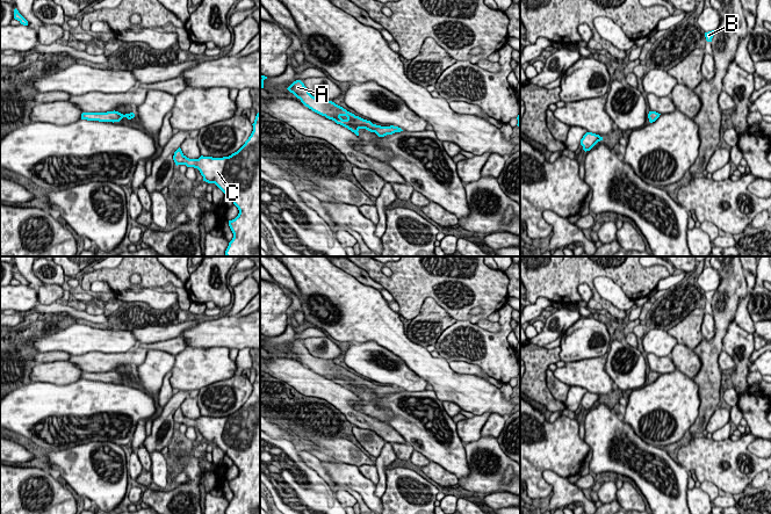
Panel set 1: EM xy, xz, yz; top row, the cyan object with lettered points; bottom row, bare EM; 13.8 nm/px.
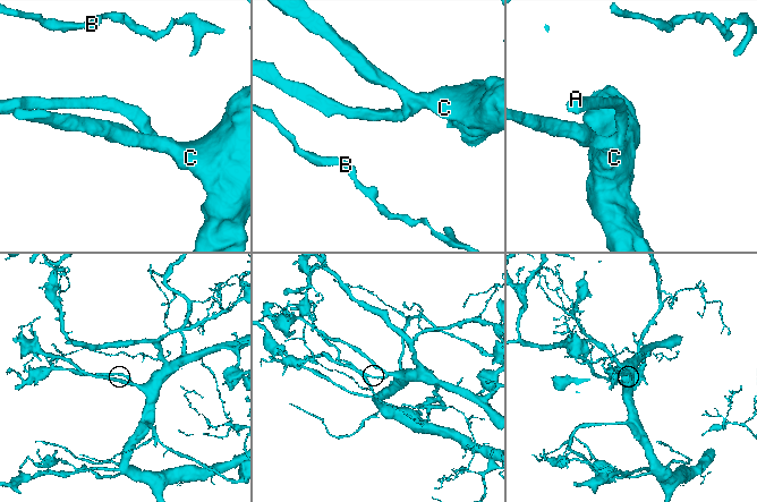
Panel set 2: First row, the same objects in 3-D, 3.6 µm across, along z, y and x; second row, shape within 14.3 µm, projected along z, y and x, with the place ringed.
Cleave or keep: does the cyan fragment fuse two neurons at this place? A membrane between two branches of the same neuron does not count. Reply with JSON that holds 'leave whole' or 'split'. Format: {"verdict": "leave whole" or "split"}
{"verdict": "leave whole"}

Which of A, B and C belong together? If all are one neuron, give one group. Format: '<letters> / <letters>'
A B C

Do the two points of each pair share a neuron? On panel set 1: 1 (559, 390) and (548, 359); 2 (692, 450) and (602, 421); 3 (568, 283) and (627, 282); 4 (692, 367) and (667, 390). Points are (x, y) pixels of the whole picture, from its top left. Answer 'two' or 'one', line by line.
1: two
2: two
3: one
4: two

